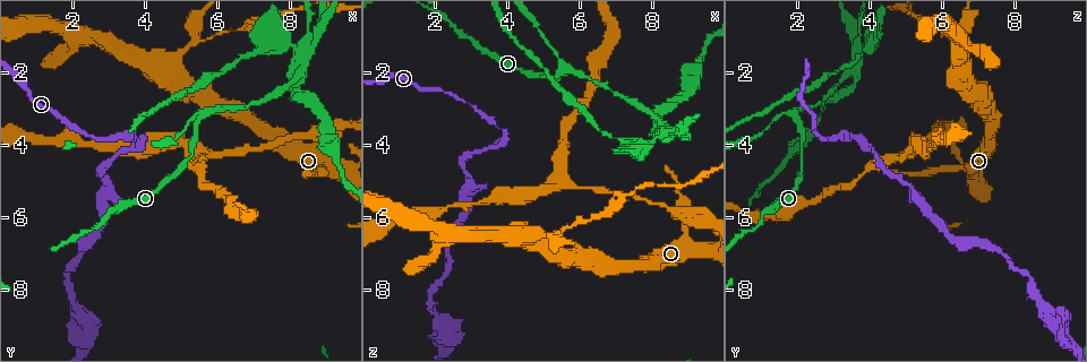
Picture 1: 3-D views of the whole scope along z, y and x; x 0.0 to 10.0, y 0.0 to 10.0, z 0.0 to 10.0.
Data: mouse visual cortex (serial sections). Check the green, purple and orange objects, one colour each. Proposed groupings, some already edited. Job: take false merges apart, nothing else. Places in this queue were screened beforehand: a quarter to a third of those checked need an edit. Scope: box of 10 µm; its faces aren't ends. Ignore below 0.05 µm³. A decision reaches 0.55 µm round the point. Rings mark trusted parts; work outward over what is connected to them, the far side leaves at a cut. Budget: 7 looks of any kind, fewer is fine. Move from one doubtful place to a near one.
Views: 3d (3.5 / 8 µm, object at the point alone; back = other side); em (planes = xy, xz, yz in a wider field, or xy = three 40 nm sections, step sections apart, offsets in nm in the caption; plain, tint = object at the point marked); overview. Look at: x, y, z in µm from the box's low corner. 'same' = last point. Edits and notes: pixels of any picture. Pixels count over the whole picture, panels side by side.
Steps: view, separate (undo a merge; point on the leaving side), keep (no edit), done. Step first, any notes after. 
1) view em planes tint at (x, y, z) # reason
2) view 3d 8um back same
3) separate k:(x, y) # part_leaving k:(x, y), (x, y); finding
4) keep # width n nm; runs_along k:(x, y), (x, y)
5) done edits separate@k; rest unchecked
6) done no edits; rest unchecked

view 3d 3.5um at (5.70, 3.15, 1.90) # branch point

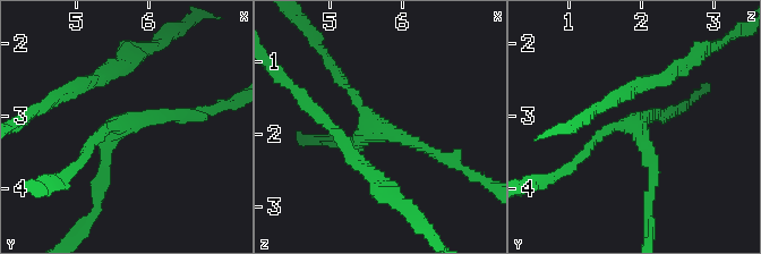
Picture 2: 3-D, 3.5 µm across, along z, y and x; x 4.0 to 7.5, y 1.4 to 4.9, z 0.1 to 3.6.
view em xy step 1 plain at (5.65, 3.15, 1.90) # arms 3; arm_widths 150, 150, 150 nm

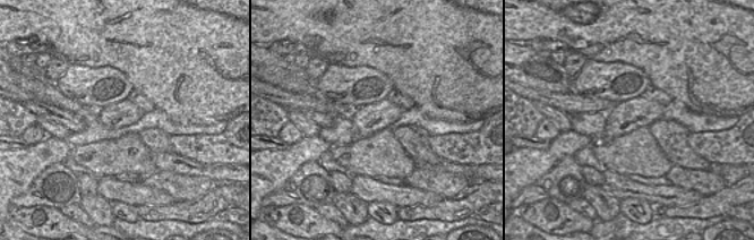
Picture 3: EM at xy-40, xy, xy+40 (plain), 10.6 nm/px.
view em xy step 1 tint same # with the object marked

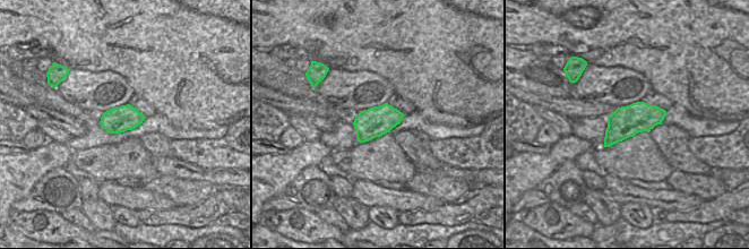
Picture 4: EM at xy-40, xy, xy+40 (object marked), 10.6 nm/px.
keep # runs_along 2:(97, 196), (122, 126), (191, 116); one cell here

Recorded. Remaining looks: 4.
view 3d 3.5um back at (4.75, 1.65, 6.45) # a narrow waist

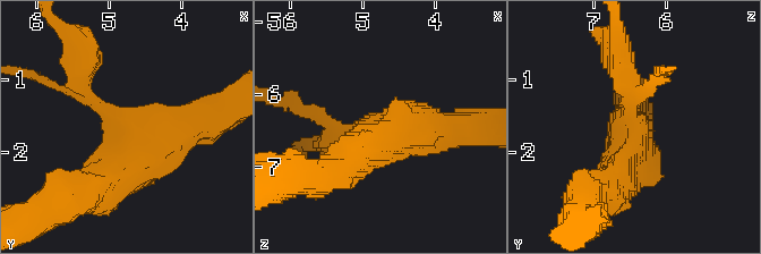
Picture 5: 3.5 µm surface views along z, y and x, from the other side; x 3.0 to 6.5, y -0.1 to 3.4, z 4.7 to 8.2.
view em xy step 5 tint at (4.65, 1.65, 6.45) # arms 3; arm_widths 150, 500, 500 nm; shape alone is not enough

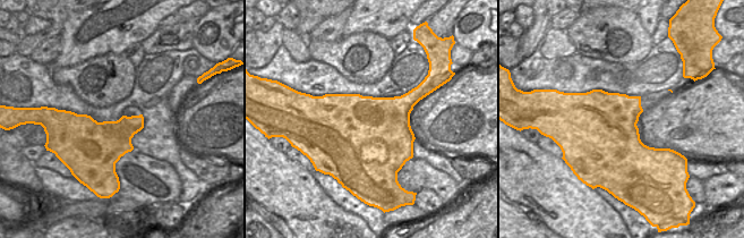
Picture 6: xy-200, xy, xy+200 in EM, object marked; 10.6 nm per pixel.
keep # continuous, no second cell

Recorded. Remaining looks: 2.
view 3d 3.5um at (3.80, 3.80, 3.60) # thin neck

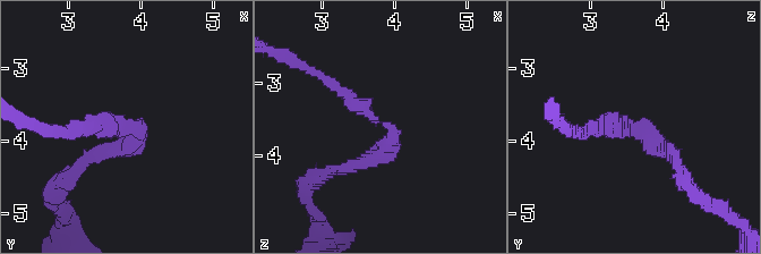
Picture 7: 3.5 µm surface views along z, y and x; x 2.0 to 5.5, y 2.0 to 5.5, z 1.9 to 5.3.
view em xy step 5 tint at (3.85, 3.80, 3.55) # now the EM

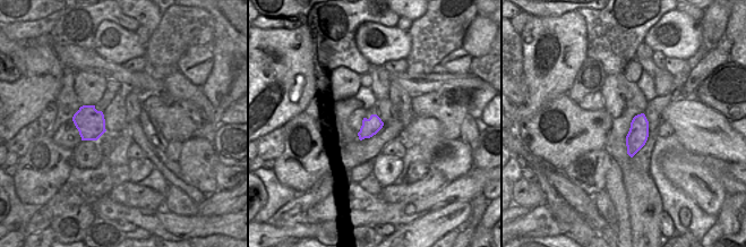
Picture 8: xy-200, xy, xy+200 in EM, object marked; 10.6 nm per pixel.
separate 7:(365, 157) # width 190 nm; part_leaving 7:(382, 123), (388, 149), (325, 171); a second cell is stuck on

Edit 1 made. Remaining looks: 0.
done edits separate@7; rest unchecked

